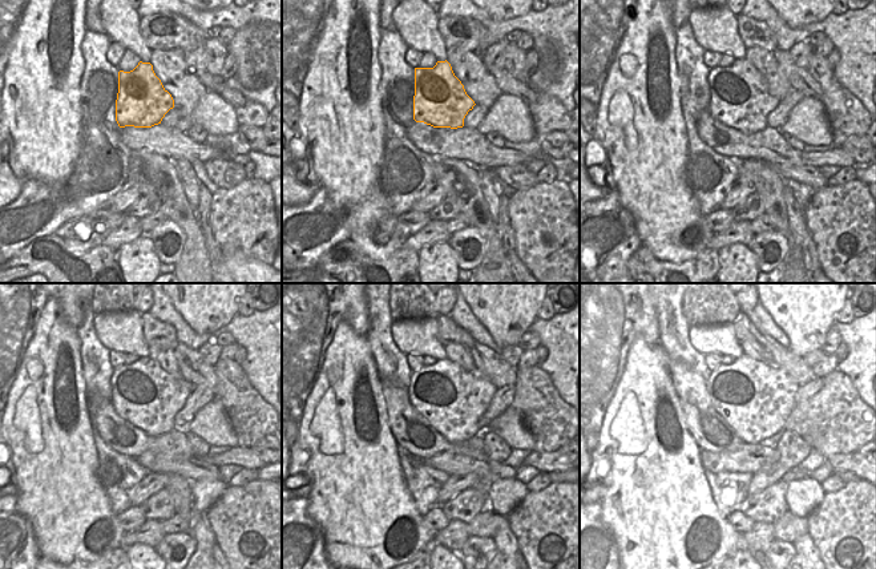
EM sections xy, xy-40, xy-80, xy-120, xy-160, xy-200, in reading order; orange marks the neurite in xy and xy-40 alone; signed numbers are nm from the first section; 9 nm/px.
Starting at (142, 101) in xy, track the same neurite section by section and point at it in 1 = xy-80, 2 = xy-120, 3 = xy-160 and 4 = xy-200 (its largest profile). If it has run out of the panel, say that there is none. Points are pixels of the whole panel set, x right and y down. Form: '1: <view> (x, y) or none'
1: xy-80 (739, 96)
2: xy-120 (144, 394)
3: xy-160 (453, 400)
4: xy-200 (755, 400)

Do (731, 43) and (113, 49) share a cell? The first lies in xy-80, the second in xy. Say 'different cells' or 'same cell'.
different cells

